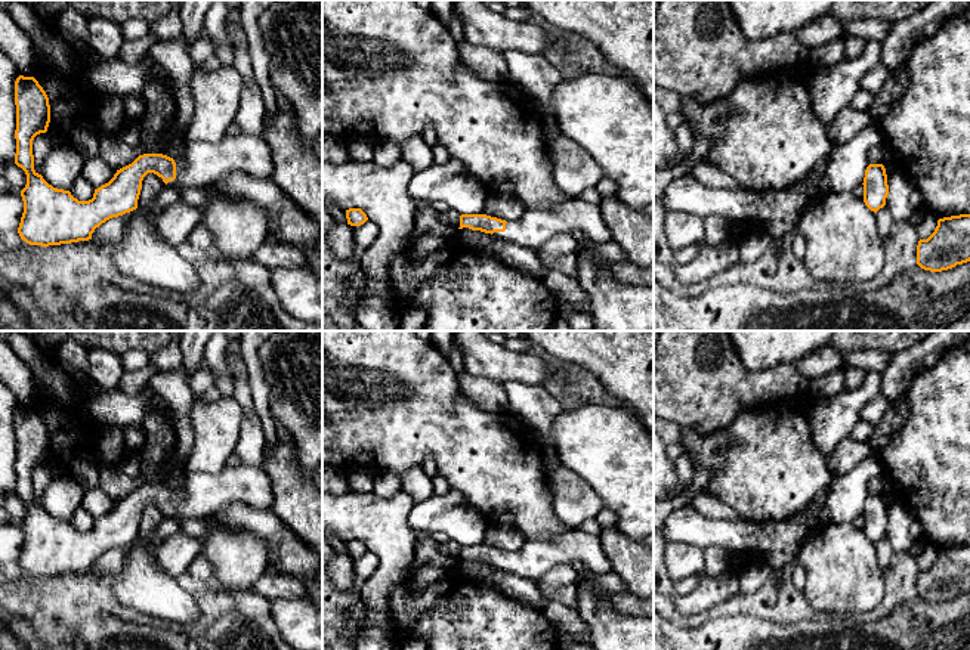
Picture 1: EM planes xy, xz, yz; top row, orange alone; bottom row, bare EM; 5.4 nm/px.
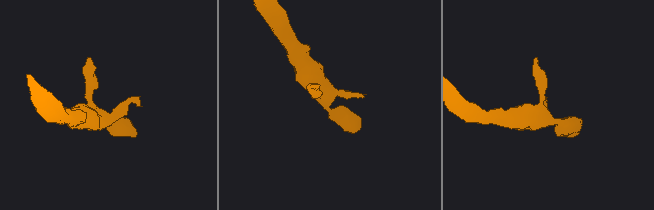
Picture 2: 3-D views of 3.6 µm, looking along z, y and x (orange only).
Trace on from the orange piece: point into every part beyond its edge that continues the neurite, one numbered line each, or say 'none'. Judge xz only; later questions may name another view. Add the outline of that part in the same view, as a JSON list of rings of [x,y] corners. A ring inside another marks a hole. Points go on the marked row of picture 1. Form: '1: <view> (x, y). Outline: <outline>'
1: xz (536, 226). Outline: [[[569,198],[552,210],[526,208],[518,220],[506,223],[504,232],[492,235],[520,247],[538,250],[557,233],[574,233],[596,244],[611,239],[599,204],[581,198]]]

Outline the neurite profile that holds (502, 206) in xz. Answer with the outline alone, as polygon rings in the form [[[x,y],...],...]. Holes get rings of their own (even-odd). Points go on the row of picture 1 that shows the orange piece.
[[[489,194],[484,208],[484,214],[506,222],[518,220],[525,211],[525,204],[519,198],[507,194]]]

